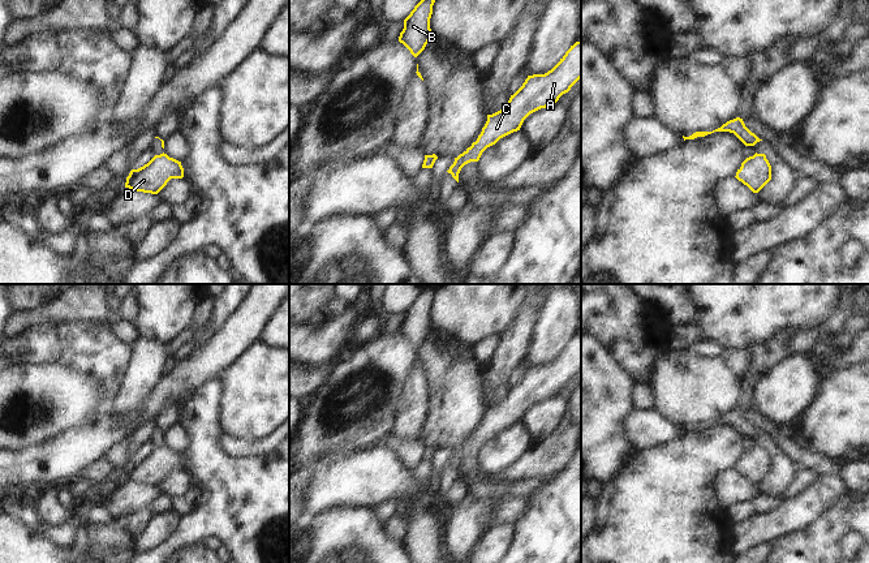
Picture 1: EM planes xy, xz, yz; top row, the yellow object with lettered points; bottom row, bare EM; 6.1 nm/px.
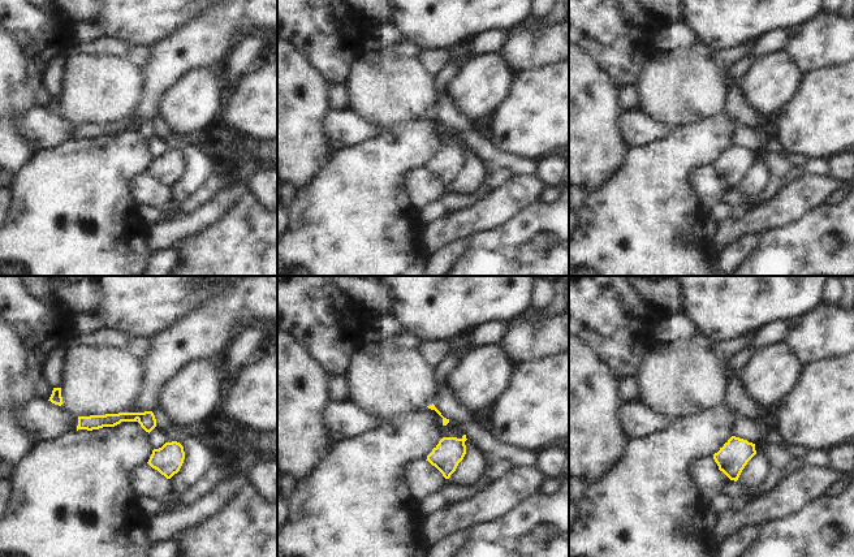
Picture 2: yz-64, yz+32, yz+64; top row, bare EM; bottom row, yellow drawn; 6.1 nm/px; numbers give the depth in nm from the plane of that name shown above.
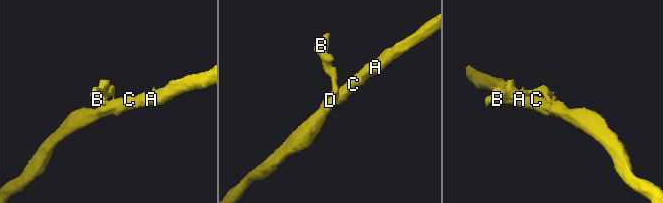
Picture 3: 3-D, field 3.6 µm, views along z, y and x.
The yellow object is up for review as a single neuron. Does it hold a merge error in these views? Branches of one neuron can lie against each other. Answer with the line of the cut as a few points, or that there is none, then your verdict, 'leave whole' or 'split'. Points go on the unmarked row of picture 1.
cut in xz along (452, 465), (457, 468); split

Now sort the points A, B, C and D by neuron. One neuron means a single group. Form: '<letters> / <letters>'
A C D / B

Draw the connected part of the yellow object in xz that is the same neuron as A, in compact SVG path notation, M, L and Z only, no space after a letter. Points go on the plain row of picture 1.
M576 334L551 362L545 366L528 368L503 401L487 407L487 413L477 433L455 450L447 464L459 468L465 456L478 454L487 439L520 422L530 405L556 395L580 370L581 334Z

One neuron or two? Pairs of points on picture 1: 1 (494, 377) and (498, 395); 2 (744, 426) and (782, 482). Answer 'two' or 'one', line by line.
1: two
2: one

